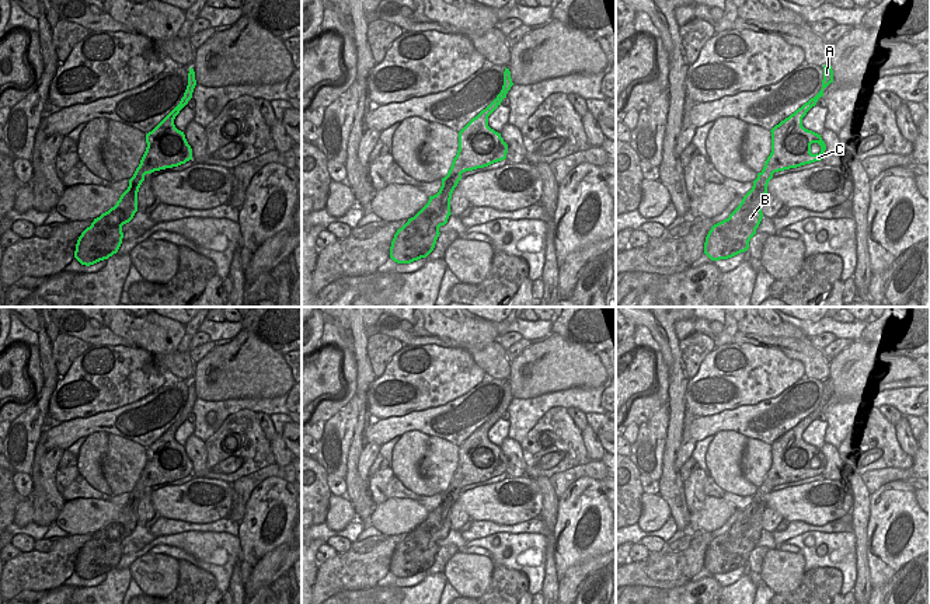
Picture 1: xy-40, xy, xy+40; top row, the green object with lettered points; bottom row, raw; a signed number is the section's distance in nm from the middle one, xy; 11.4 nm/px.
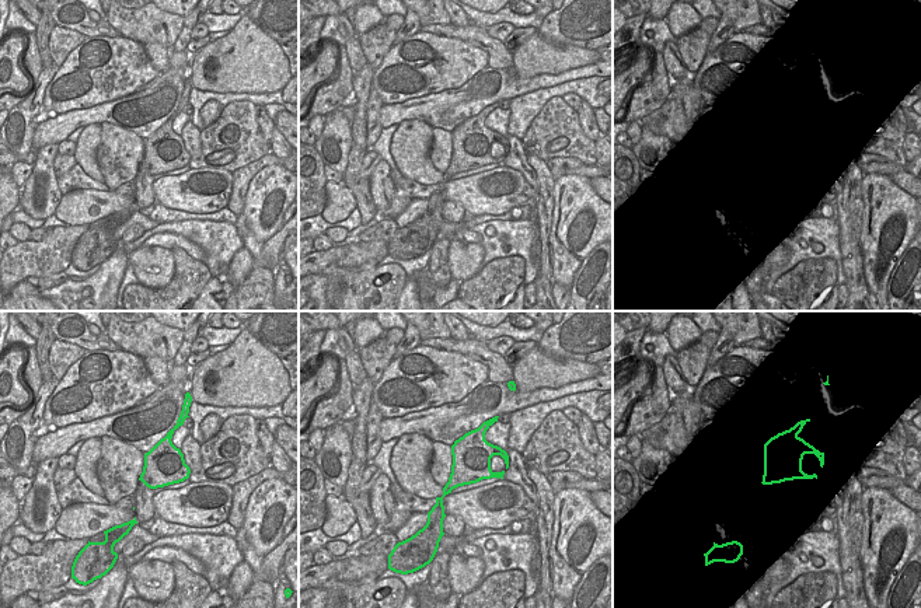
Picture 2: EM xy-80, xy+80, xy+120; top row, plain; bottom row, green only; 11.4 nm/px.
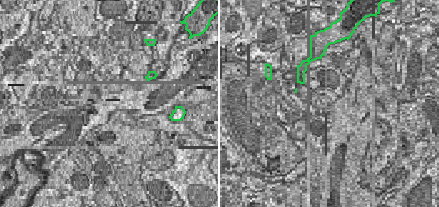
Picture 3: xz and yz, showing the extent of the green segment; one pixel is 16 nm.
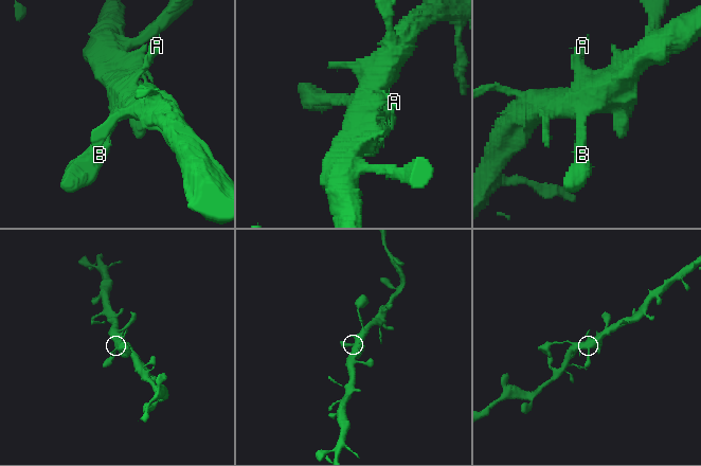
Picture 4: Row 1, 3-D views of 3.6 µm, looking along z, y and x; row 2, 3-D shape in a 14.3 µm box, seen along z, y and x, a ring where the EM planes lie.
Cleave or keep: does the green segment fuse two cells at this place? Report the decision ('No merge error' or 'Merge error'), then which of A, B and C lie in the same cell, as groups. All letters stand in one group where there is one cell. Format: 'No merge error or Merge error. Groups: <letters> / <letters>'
No merge error. Groups: A B C

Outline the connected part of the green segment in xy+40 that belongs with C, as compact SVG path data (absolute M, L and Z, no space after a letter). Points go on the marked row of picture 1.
M826 63L821 91L770 130L771 153L753 181L752 189L729 217L714 224L706 237L704 254L711 261L728 259L748 251L749 241L762 221L763 198L774 172L822 160L826 144L821 135L802 126L802 118L823 97L823 90L830 83L833 83L833 70Z

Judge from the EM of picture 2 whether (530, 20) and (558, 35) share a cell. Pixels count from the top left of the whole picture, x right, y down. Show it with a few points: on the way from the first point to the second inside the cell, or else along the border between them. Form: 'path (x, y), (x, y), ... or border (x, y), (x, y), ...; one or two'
border (544, 18), (537, 28); two

